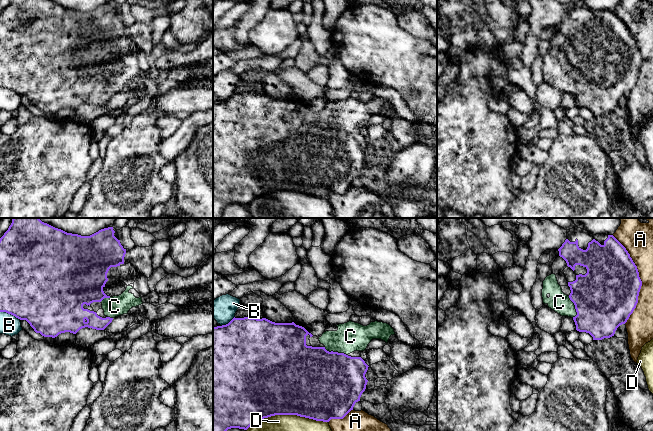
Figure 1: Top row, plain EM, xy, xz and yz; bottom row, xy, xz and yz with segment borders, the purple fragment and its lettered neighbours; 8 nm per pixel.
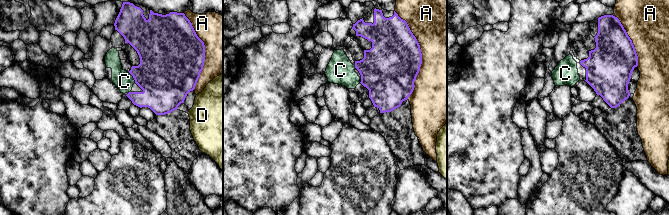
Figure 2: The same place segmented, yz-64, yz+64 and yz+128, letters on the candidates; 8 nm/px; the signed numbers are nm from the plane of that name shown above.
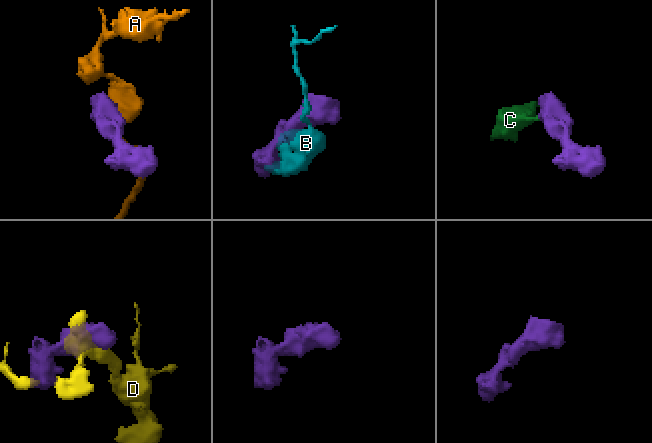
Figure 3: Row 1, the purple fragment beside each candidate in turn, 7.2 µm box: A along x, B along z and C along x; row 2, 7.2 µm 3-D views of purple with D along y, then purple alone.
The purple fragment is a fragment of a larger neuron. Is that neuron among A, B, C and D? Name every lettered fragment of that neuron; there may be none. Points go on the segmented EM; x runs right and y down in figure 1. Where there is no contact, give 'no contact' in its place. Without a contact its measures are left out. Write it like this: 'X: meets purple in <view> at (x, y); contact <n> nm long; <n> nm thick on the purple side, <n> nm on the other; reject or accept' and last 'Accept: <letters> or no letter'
A: meets purple in yz at (640, 279); contact 700 nm long; 460 nm thick on the purple side, 200 nm on the other; reject
B: meets purple in xy at (10, 313); contact 180 nm long; 500 nm thick on the purple side, 160 nm on the other; reject
C: meets purple in xz at (336, 352); contact 200 nm long; 500 nm thick on the purple side, 240 nm on the other; accept
D: meets purple in xz at (286, 414); contact 650 nm long; 500 nm thick on the purple side, 130 nm on the other; reject
Accept: C

